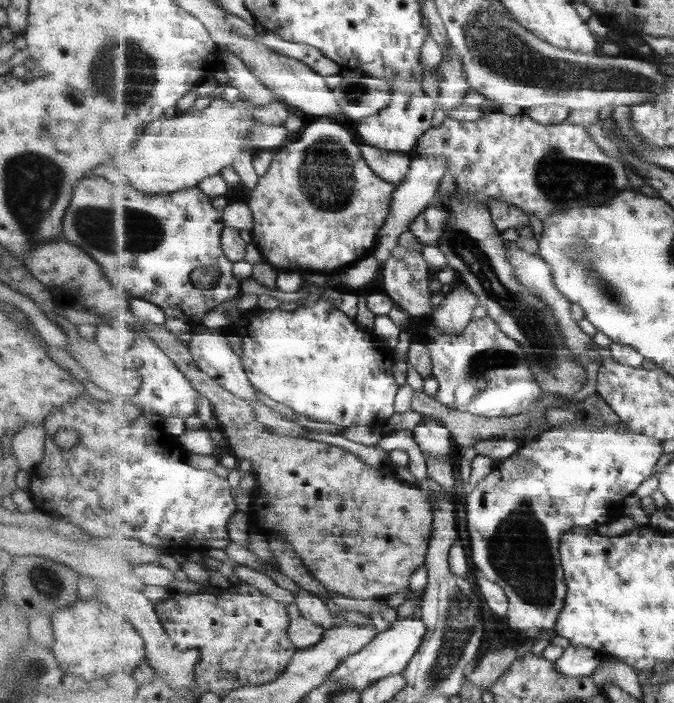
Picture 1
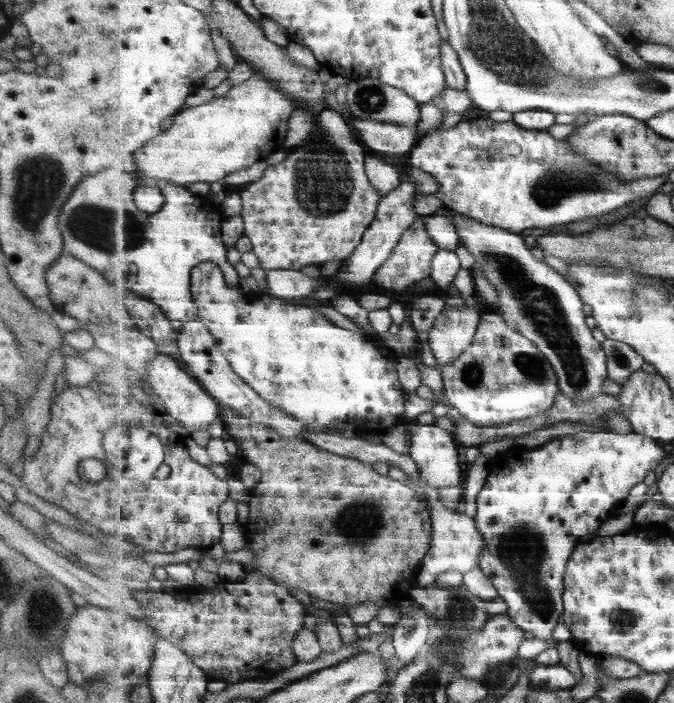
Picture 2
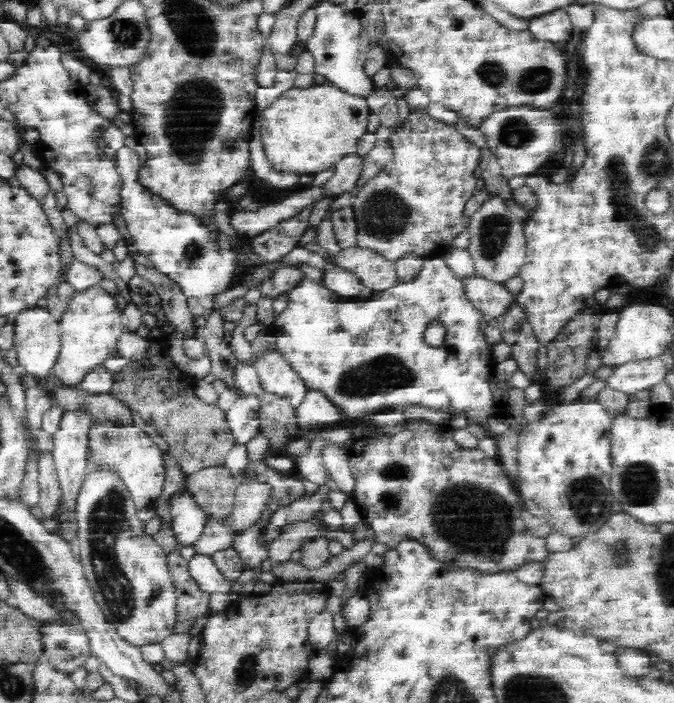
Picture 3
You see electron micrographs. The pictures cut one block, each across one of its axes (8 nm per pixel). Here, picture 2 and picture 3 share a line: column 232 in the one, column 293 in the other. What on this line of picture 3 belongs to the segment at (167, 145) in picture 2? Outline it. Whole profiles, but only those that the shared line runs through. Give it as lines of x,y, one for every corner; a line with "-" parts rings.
330,83
312,84
305,90
292,88
278,97
268,108
259,112
260,142
266,160
278,172
315,175
323,170
332,169
346,155
357,152
359,138
367,132
367,119
370,114
364,98
340,92

